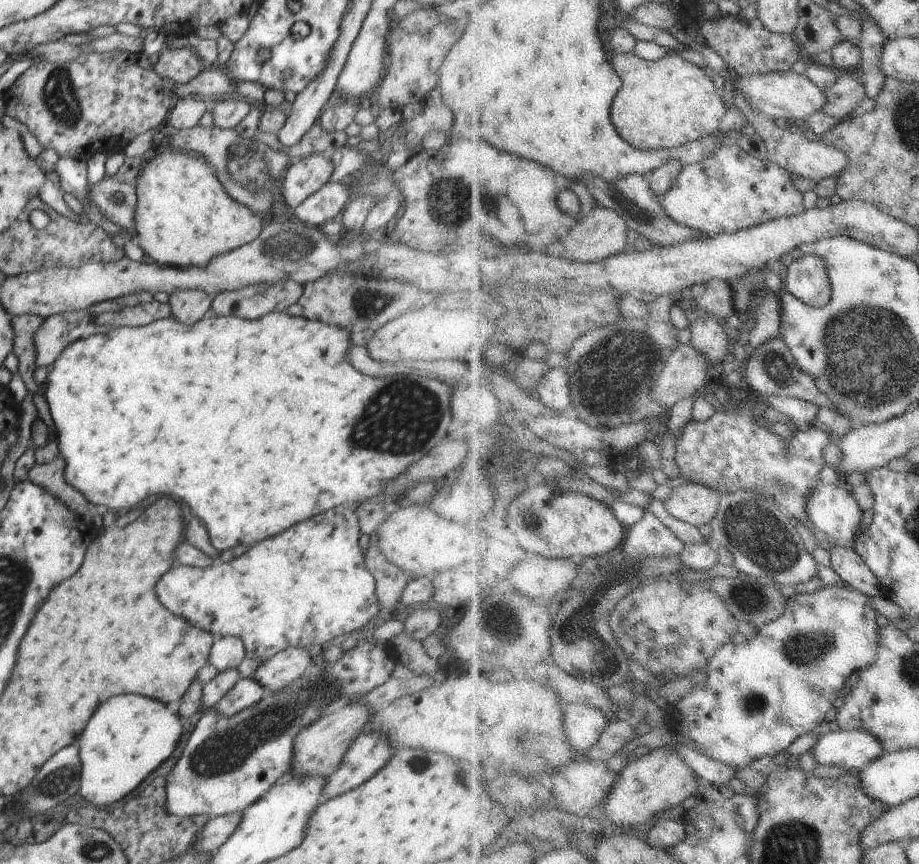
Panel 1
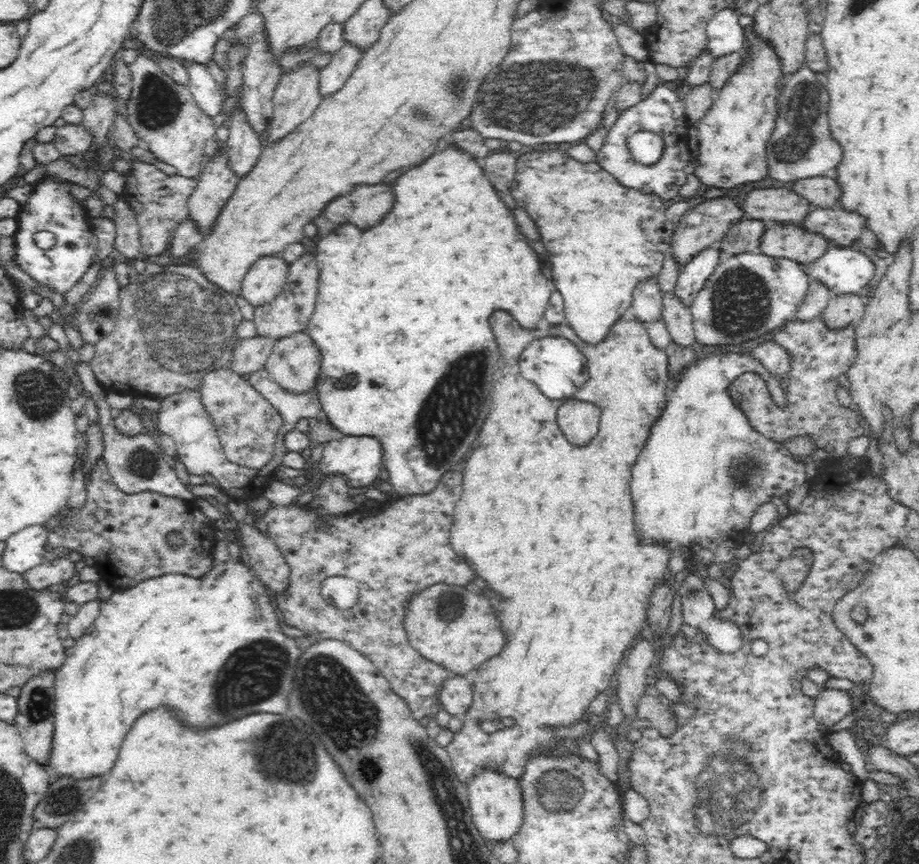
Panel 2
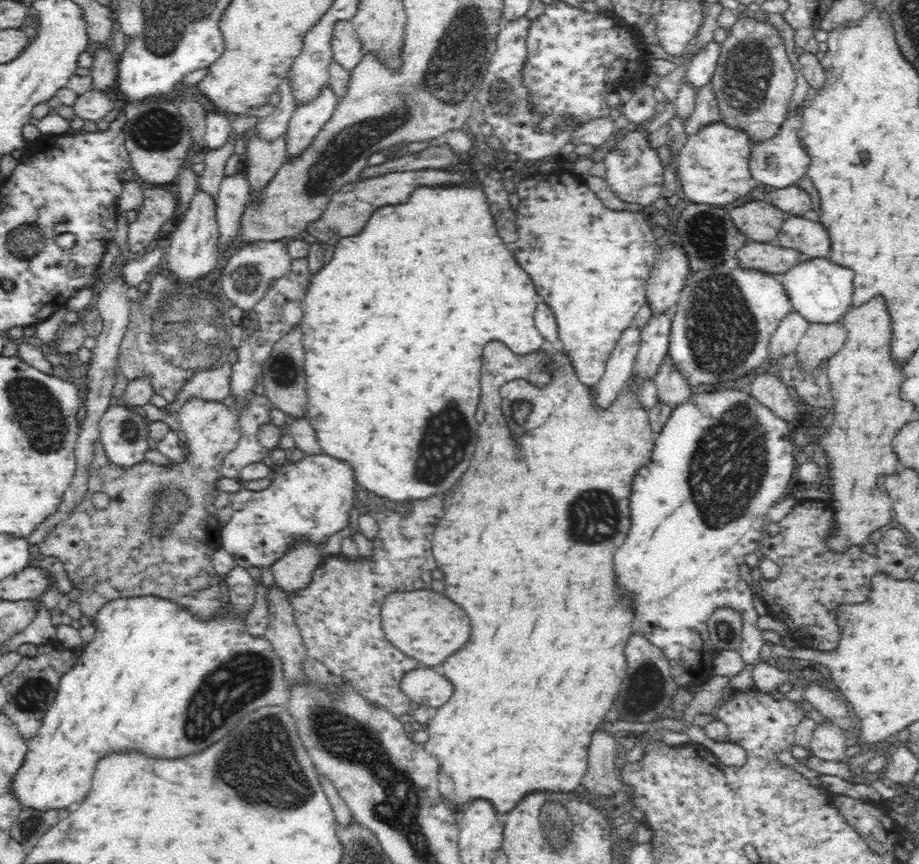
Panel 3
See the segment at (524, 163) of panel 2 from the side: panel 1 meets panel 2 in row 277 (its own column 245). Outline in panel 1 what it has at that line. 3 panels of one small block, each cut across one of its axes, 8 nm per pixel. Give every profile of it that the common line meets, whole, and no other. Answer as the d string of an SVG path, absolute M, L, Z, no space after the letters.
M338 506L320 516L294 524L292 528L266 538L252 546L246 554L220 568L190 568L176 560L170 570L158 580L156 596L170 612L188 620L213 636L242 638L246 658L265 660L292 646L324 644L340 634L358 632L374 624L378 614L384 613L378 604L374 577L366 568L364 554L358 545L361 535L358 518L351 506Z

